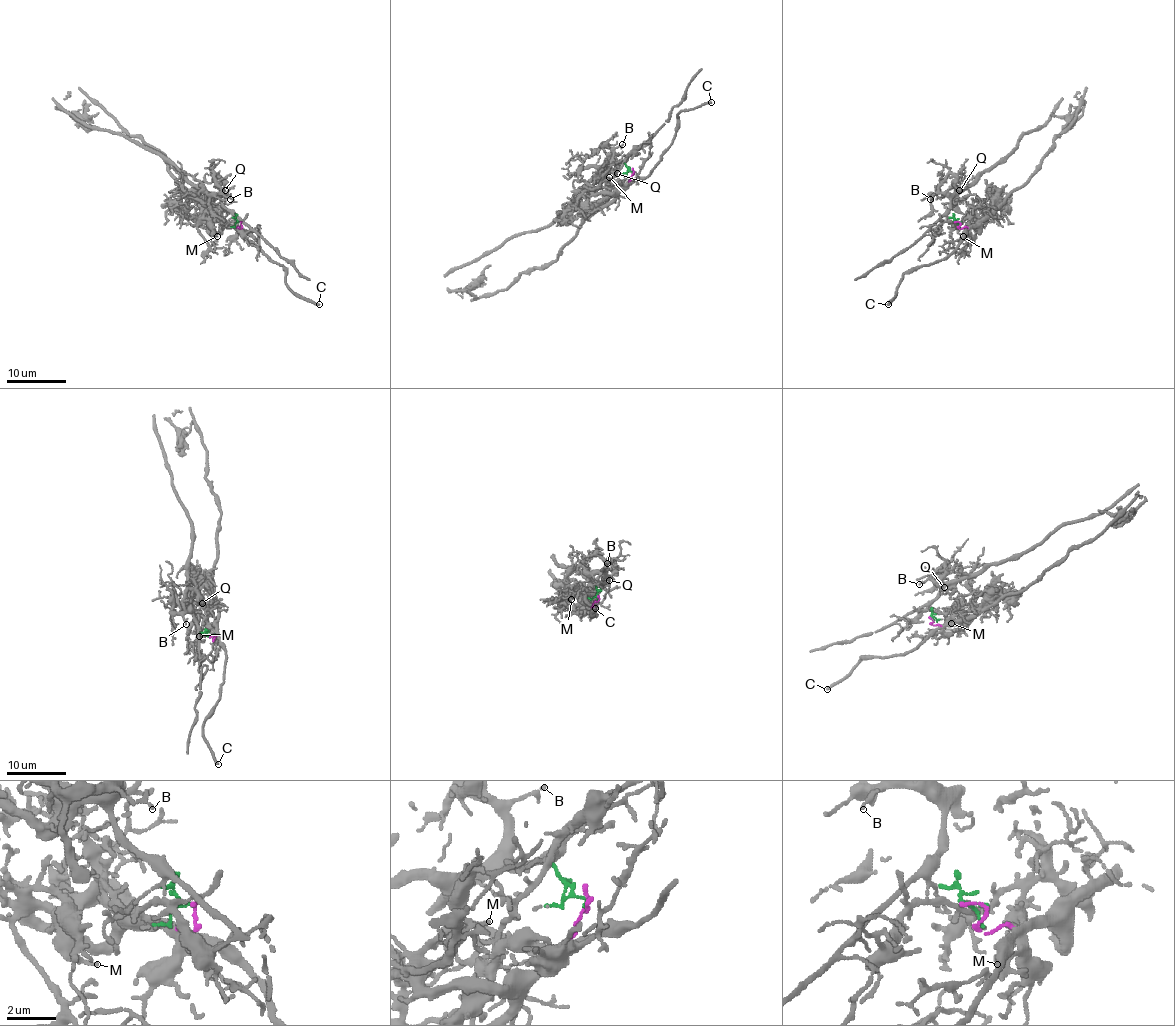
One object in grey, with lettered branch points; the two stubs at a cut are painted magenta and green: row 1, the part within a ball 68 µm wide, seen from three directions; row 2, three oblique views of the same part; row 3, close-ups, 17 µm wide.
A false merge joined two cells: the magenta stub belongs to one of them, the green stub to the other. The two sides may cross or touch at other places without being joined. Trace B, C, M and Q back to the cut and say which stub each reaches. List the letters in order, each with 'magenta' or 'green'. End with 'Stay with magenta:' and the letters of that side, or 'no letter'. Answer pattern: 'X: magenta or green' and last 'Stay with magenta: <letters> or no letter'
B: green
C: magenta
M: magenta
Q: green
Stay with magenta: C, M

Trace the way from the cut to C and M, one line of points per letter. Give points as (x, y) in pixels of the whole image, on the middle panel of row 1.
C: (633, 172), (632, 181), (640, 181), (649, 174), (671, 143), (677, 115), (711, 103)
M: (633, 172), (618, 190), (611, 193), (593, 191), (604, 178), (609, 177)

